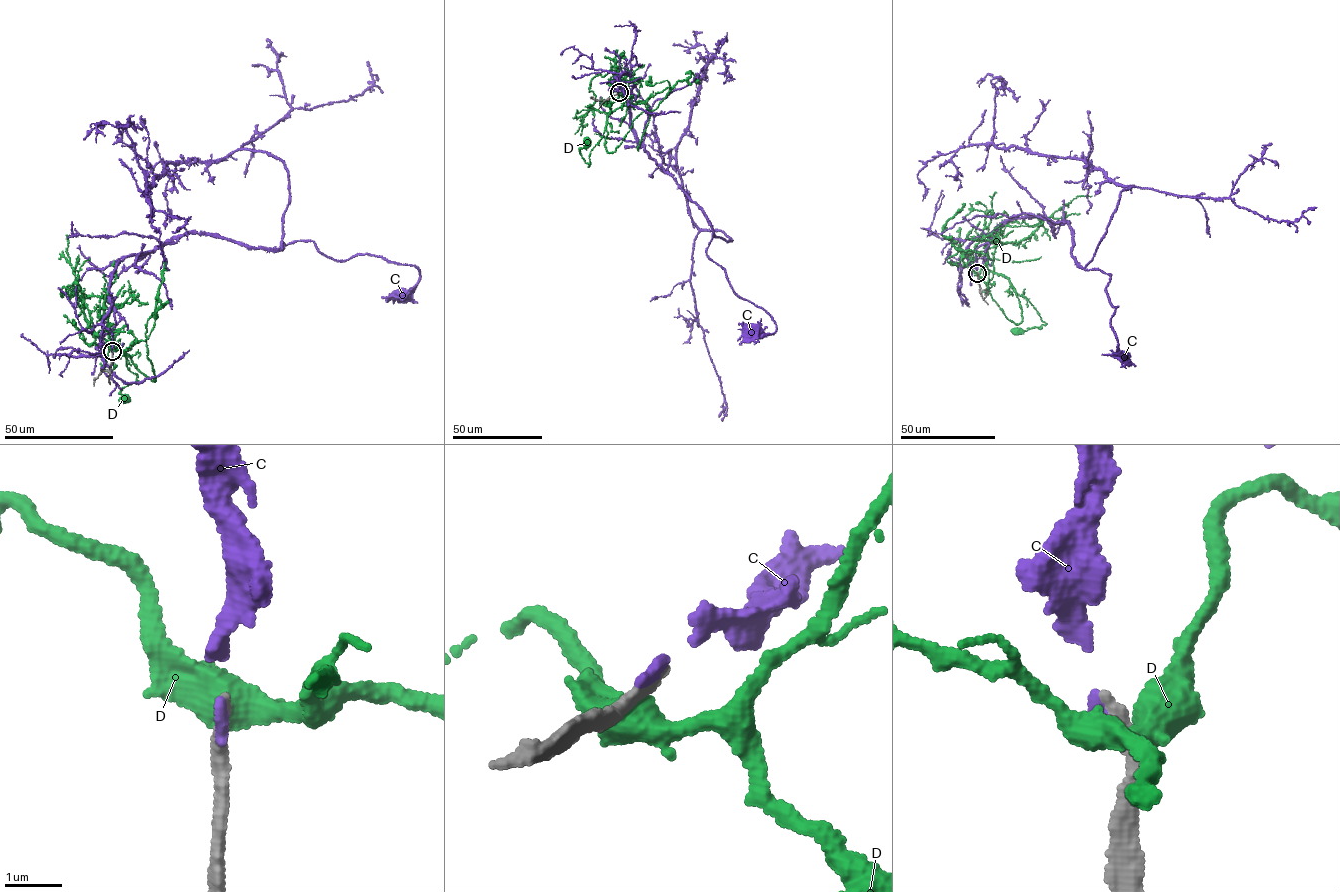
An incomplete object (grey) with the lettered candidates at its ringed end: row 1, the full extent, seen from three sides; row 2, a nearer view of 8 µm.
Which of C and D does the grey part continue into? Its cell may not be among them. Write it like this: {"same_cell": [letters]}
{"same_cell": ["C"]}

